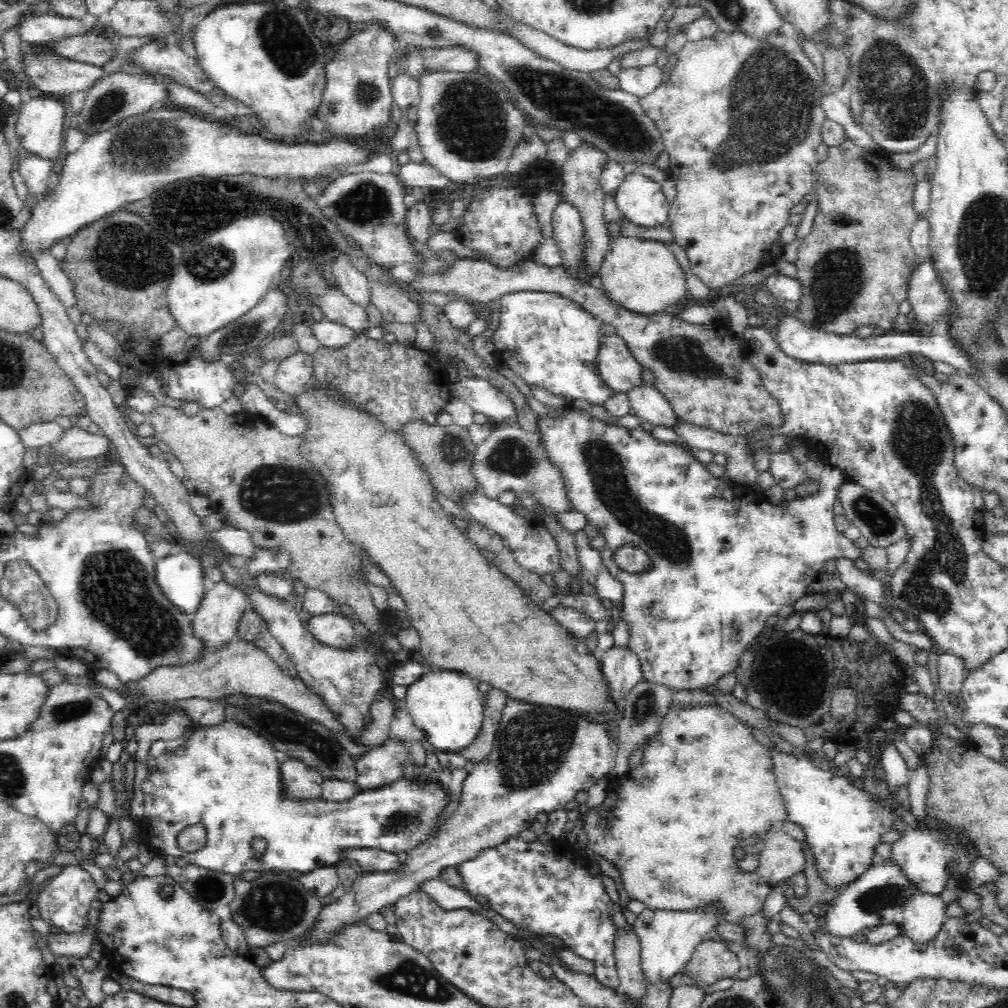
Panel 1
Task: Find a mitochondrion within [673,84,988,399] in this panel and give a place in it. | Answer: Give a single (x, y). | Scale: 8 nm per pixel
(838, 276)

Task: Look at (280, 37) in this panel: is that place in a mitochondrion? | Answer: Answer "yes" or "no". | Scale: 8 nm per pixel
yes

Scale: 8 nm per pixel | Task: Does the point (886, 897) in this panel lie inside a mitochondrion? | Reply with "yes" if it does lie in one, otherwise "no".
yes

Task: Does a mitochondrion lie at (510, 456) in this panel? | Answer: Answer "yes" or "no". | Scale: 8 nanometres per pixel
yes

